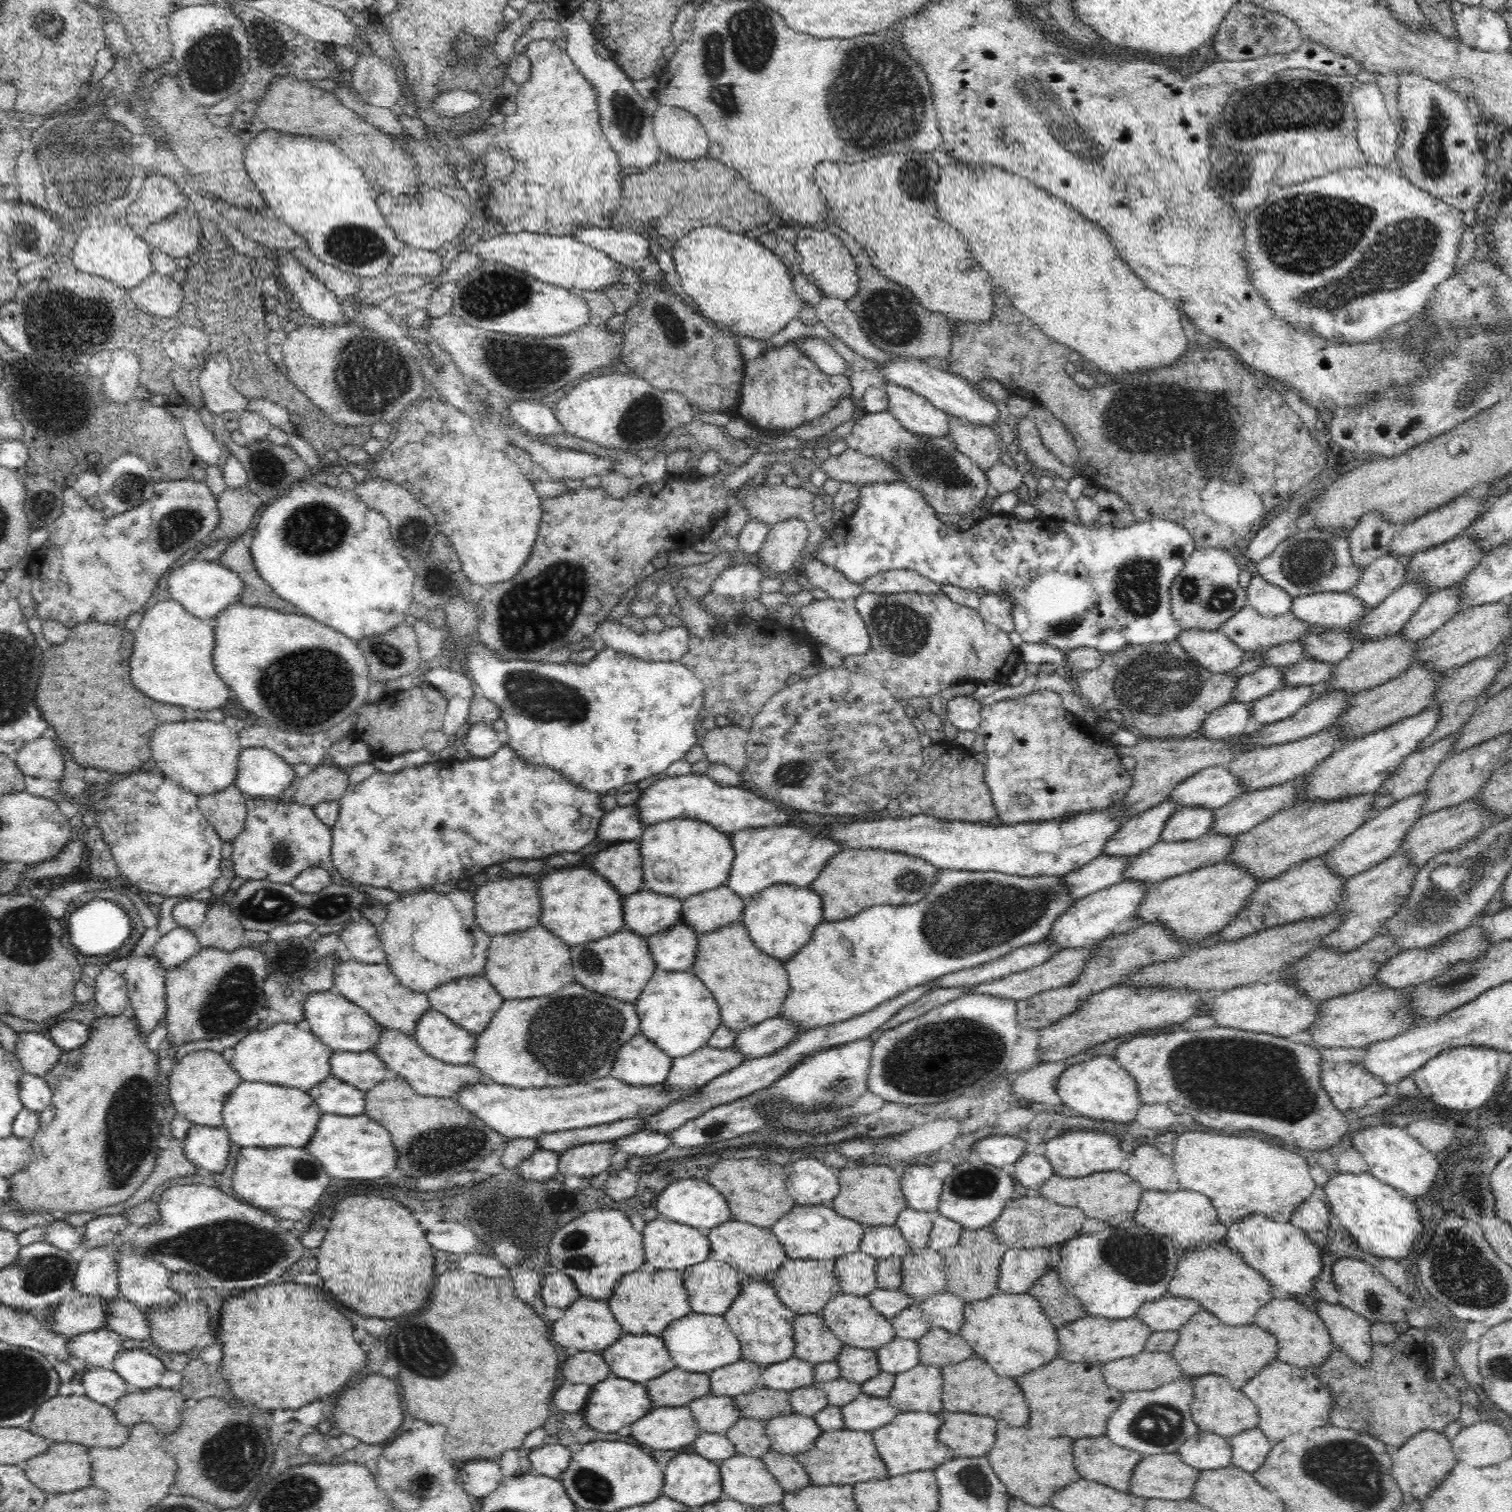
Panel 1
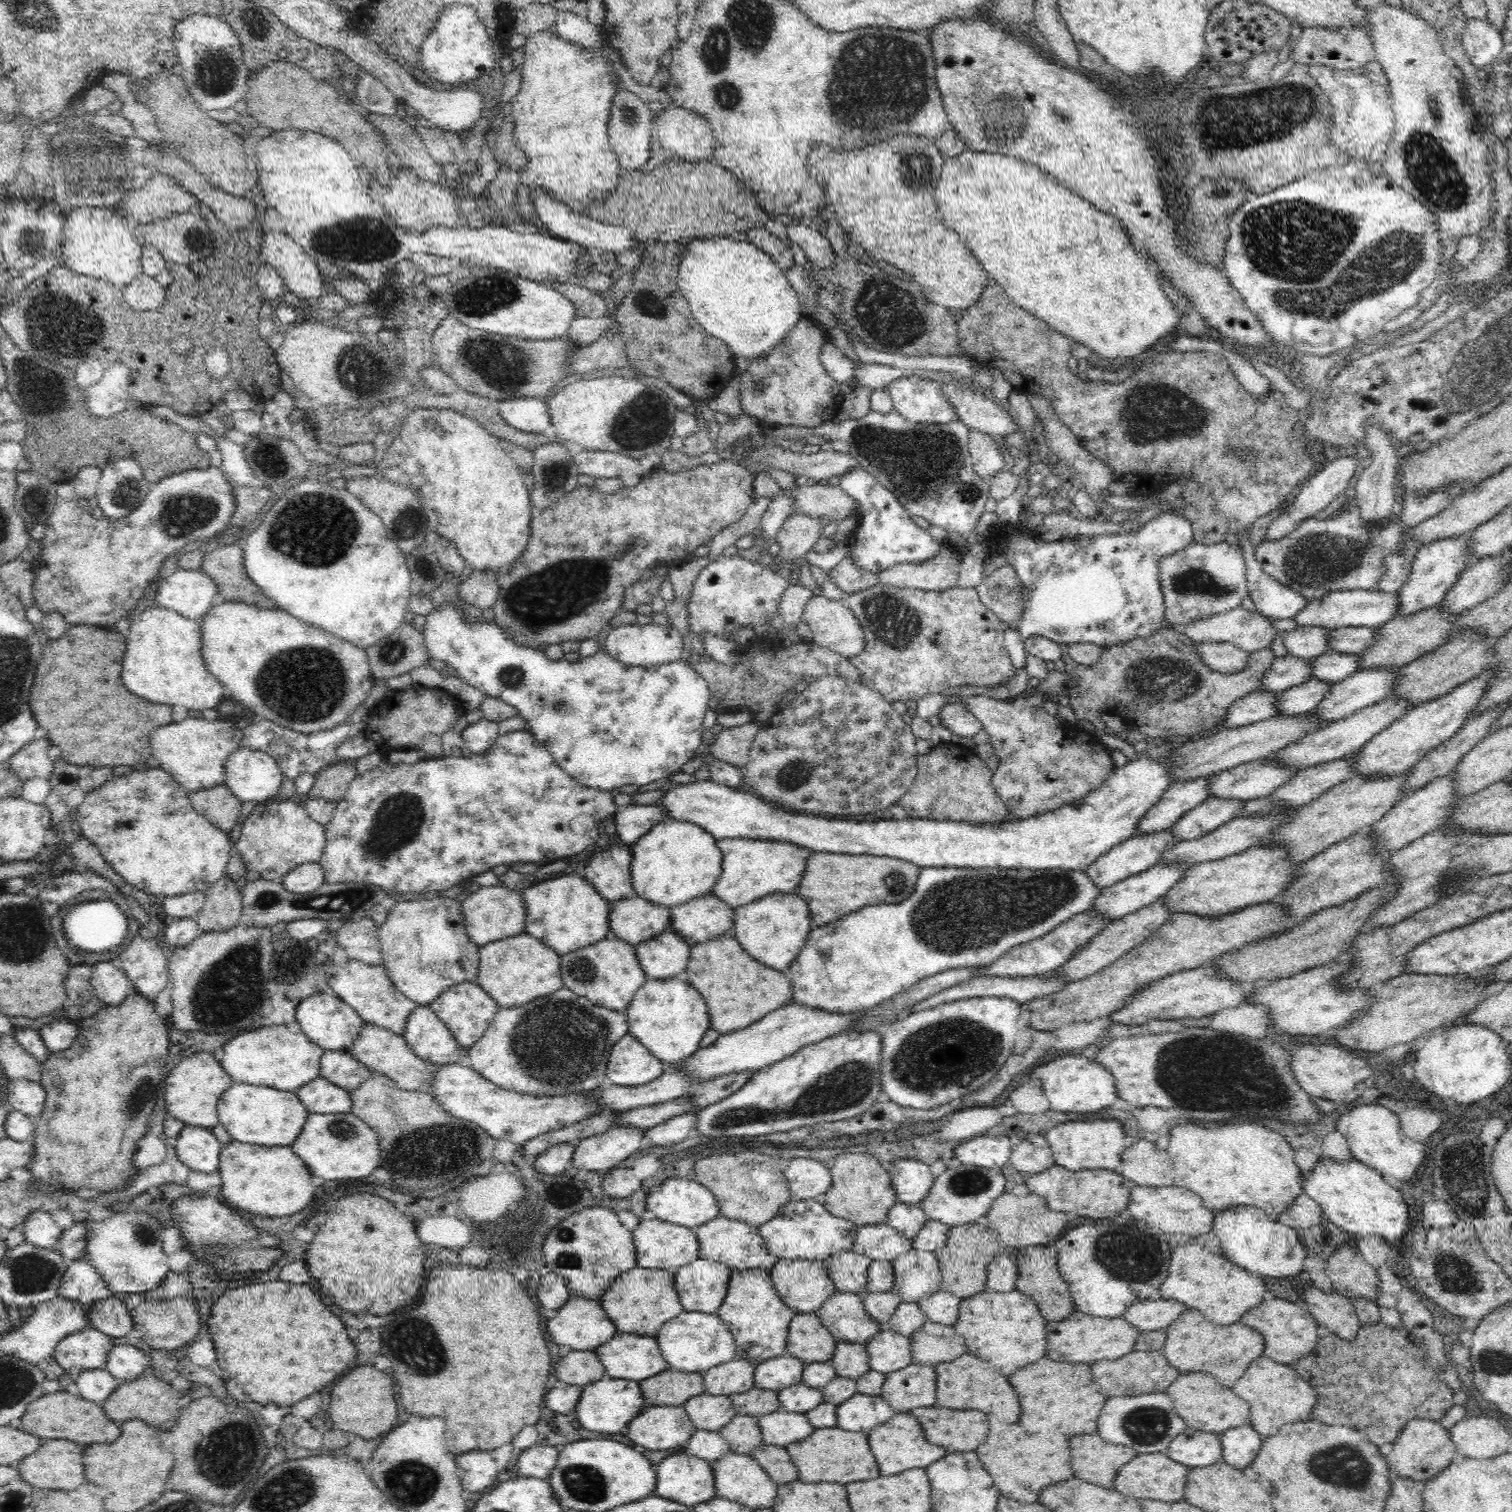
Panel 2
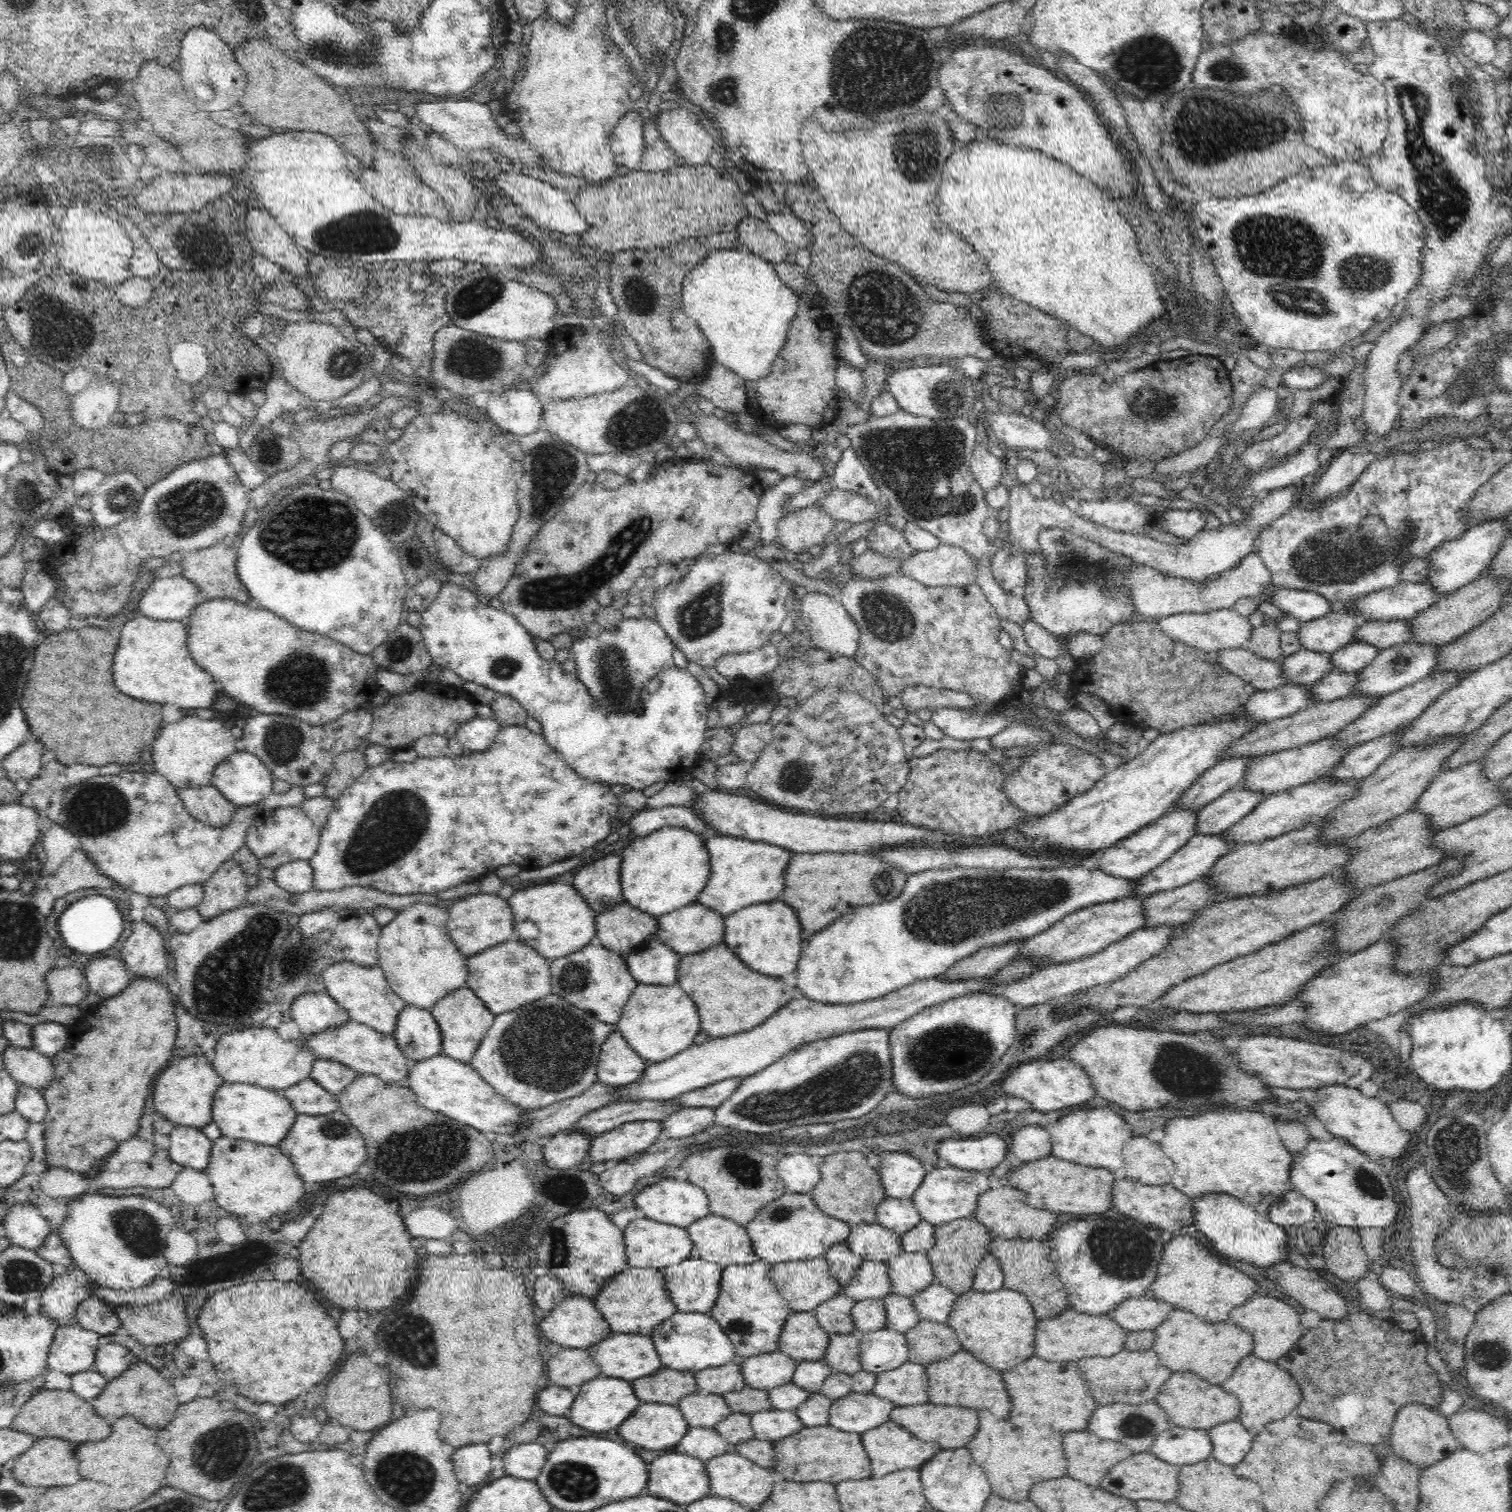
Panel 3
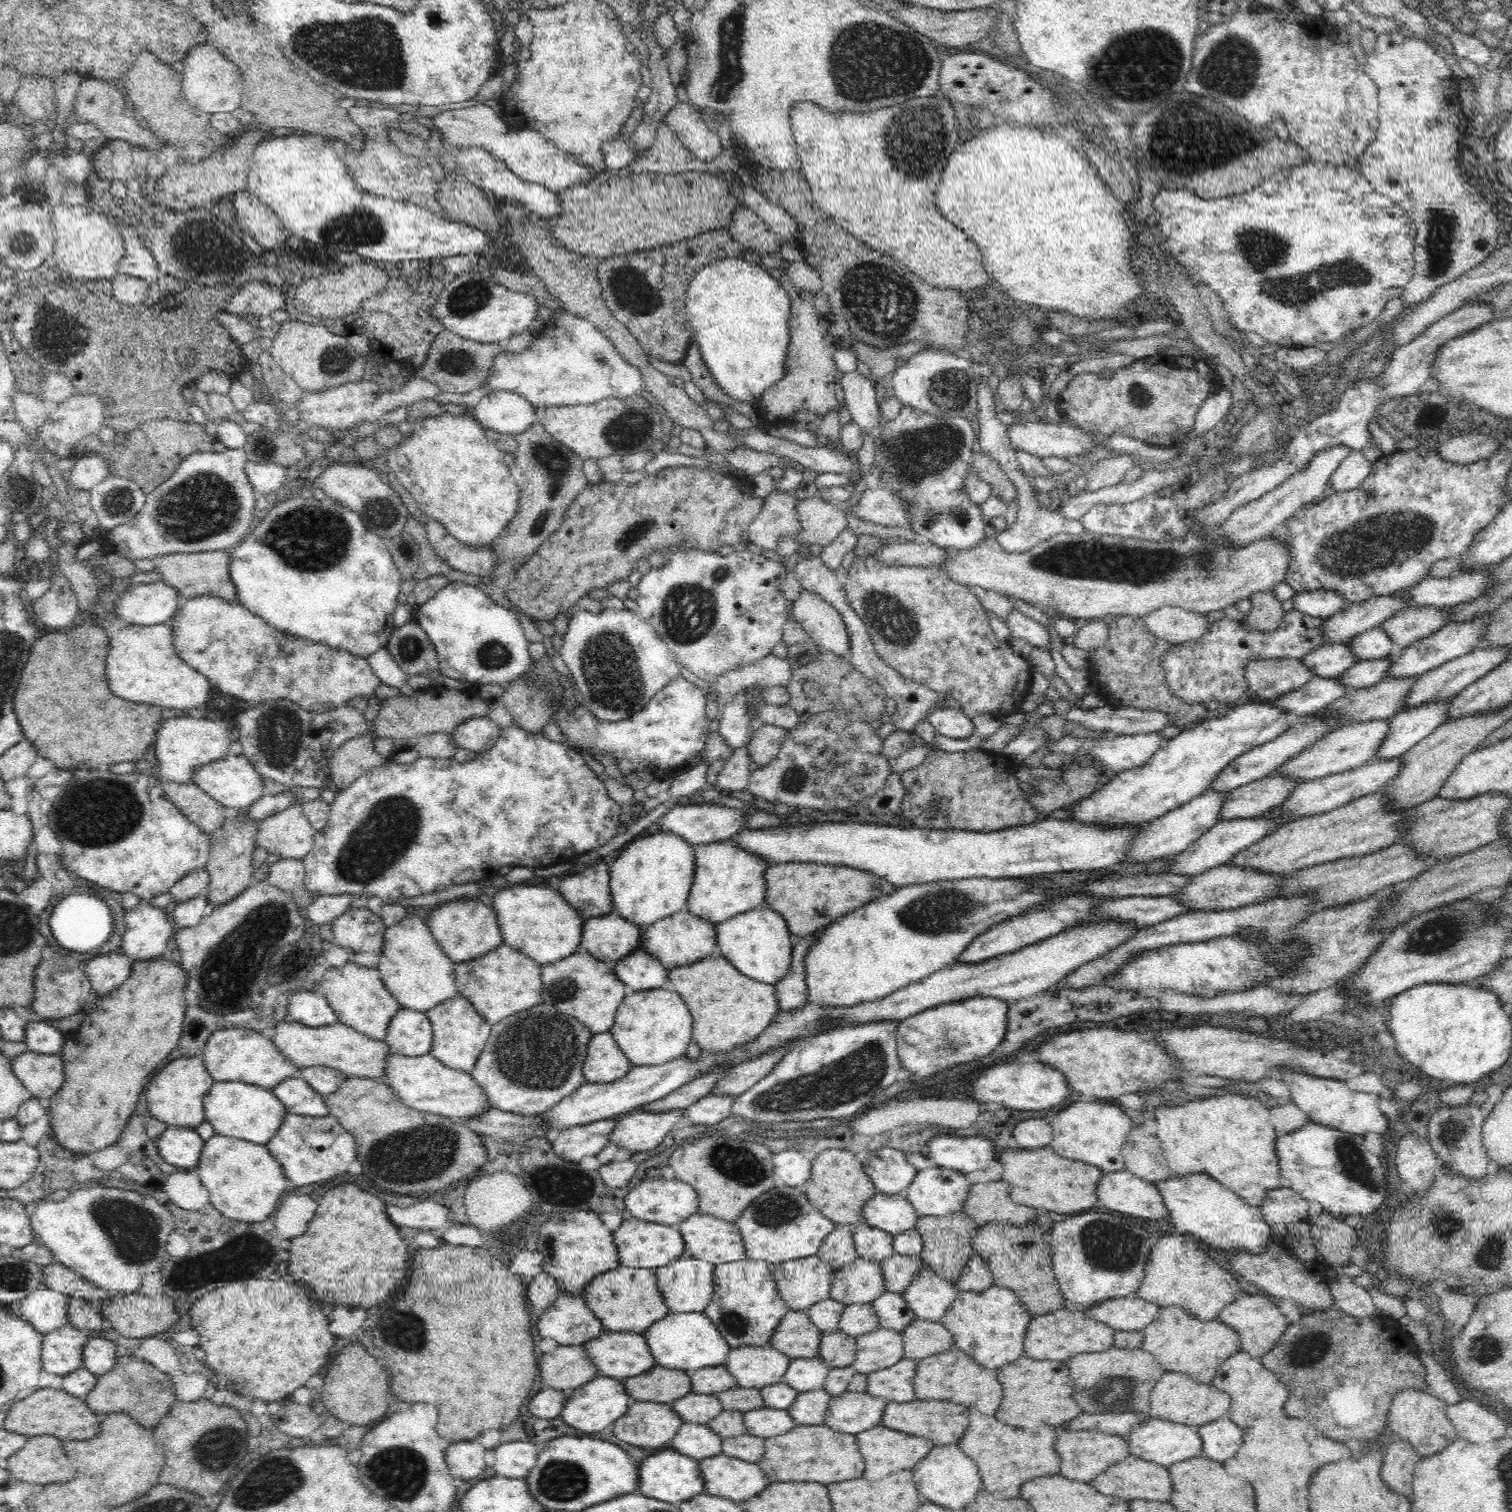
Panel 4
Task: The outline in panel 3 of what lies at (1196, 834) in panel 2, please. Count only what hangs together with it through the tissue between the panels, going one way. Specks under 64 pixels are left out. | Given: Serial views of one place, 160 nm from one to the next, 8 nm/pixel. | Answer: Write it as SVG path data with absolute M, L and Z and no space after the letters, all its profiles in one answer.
M1237 787L1228 790L1220 796L1206 804L1198 812L1196 818L1196 834L1211 835L1220 834L1238 824L1244 816L1264 800L1264 793L1252 791L1246 787Z

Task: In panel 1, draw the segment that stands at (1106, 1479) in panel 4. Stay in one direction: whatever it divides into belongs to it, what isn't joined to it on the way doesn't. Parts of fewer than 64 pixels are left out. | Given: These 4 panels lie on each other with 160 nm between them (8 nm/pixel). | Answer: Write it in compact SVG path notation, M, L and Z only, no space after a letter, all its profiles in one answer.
M1177 1453L1145 1455L1134 1467L1128 1492L1145 1499L1190 1499L1199 1474Z

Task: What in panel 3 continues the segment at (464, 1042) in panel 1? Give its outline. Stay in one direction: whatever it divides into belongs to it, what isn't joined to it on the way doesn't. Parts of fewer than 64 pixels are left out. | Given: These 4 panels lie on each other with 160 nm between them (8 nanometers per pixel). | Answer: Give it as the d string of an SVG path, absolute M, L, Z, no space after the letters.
M406 1005L392 1035L404 1056L415 1061L443 1054L440 1025L428 1009Z

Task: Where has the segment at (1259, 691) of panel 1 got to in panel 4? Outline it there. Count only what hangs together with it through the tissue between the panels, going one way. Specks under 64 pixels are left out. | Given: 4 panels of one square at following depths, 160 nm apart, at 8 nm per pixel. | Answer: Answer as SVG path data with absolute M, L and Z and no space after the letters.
M1326 644L1302 659L1315 677L1338 678L1360 661L1349 644Z

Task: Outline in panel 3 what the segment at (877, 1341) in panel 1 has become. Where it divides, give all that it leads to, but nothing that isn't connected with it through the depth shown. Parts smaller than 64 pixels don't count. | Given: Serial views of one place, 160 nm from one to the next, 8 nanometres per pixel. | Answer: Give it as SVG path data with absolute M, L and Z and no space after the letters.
M838 1294L819 1304L814 1309L819 1325L830 1334L855 1334L851 1317L855 1302L856 1300L850 1296Z

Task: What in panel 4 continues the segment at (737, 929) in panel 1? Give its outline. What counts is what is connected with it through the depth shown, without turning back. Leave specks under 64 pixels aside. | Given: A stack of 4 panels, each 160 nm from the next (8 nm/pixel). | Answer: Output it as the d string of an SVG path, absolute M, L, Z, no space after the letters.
M708 956L694 964L684 964L669 971L674 991L679 992L693 1018L692 1040L704 1052L730 1052L754 1040L771 1024L779 1012L775 985L744 976L724 957Z

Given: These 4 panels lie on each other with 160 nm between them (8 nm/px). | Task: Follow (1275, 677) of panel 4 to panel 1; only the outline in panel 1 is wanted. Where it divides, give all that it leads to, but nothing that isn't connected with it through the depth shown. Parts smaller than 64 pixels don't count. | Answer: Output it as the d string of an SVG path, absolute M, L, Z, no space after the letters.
M1183 630L1177 642L1197 664L1213 674L1230 674L1241 665L1246 654L1219 630Z

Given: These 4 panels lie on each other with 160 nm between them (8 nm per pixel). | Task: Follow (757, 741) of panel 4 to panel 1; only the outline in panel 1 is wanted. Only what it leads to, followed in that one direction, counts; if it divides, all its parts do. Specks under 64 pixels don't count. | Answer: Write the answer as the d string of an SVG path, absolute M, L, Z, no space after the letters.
M729 724L707 730L702 744L703 751L711 763L720 763L738 772L747 767L746 744L748 730Z

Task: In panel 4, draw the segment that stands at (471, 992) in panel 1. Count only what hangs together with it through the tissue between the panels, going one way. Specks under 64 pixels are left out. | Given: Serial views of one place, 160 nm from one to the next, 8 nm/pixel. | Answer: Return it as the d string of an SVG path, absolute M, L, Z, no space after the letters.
M456 994L442 1004L426 1012L433 1028L432 1056L435 1056L448 1068L471 1073L478 1057L488 1042L492 1025L480 1016L472 1003L461 994Z

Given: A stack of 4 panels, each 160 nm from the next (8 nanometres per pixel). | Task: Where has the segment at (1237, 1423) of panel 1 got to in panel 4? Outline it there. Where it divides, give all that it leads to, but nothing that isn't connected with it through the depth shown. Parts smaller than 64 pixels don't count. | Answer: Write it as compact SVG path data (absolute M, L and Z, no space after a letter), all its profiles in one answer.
M1166 1372L1152 1388L1149 1399L1149 1416L1196 1427L1226 1417L1231 1405L1231 1396L1228 1393L1220 1391L1211 1383L1200 1383L1192 1376L1178 1372Z

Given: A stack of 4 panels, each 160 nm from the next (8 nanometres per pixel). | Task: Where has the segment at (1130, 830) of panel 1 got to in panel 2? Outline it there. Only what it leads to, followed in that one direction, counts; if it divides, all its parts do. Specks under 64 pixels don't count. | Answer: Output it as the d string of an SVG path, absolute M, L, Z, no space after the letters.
M1211 776L1173 783L1136 826L1134 835L1172 829L1186 812L1202 804L1210 796Z

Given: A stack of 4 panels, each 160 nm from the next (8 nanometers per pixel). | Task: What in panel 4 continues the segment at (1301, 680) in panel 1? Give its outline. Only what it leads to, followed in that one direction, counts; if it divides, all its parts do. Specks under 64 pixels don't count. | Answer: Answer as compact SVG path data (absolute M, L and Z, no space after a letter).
M1382 626L1359 634L1349 645L1360 662L1380 660L1380 658L1386 658L1396 650L1391 637L1387 636Z

